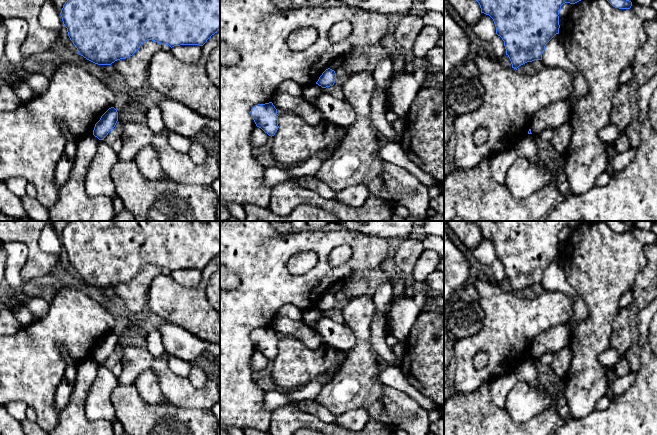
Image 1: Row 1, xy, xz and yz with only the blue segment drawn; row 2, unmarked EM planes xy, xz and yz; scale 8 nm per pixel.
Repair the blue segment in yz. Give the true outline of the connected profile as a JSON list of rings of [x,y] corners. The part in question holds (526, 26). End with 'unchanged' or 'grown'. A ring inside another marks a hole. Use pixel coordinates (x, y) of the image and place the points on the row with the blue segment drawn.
[[[476,0],[481,13],[489,15],[495,24],[496,34],[504,41],[506,55],[516,69],[534,60],[542,60],[546,44],[559,34],[559,10],[565,3],[581,0]]]; unchanged

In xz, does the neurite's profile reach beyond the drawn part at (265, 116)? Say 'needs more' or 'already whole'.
already whole

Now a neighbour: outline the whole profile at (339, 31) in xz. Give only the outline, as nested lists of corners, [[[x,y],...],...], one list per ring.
[[[339,22],[334,24],[329,31],[329,39],[331,42],[340,42],[350,35],[352,25],[347,22]]]

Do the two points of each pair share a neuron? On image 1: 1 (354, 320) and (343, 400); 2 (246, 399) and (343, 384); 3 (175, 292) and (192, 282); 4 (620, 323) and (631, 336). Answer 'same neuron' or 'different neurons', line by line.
1: same neuron
2: different neurons
3: different neurons
4: same neuron

